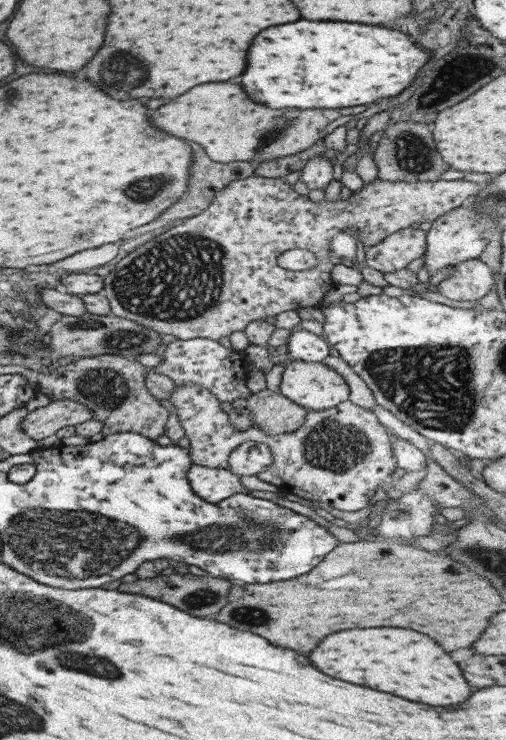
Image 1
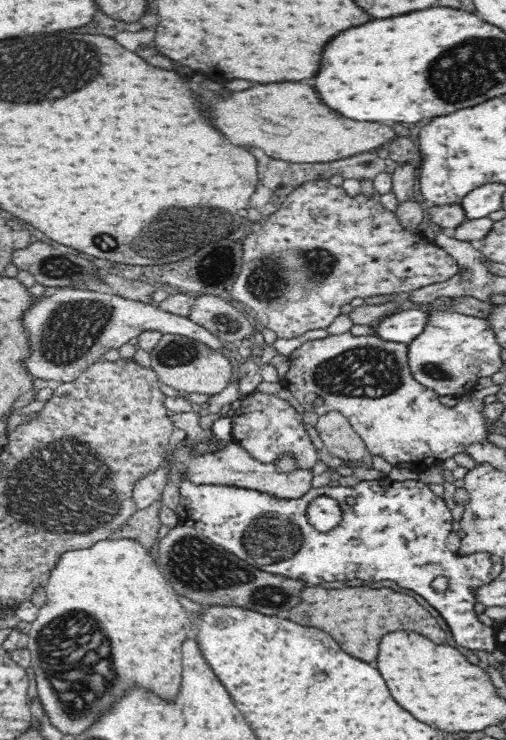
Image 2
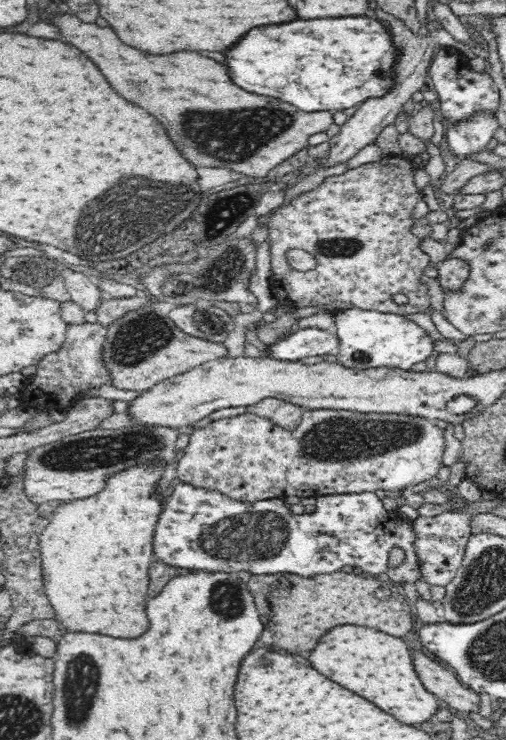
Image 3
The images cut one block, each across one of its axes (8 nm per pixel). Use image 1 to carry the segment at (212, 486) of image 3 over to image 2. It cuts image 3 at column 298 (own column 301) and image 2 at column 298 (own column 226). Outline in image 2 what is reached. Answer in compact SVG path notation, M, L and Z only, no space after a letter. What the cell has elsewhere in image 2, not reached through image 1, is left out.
M252 392L241 402L240 408L230 413L232 421L233 439L238 443L252 458L264 463L273 463L280 455L292 453L296 457L298 468L311 470L316 464L316 451L306 432L304 421L301 415L296 412L286 400L270 394Z

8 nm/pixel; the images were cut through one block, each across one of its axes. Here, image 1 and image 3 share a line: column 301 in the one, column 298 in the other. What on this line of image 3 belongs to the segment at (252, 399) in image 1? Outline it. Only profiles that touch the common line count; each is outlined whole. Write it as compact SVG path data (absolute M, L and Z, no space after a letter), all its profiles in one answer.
M268 397L246 407L246 410L248 413L257 414L272 421L284 430L294 430L302 422L305 408L278 398Z

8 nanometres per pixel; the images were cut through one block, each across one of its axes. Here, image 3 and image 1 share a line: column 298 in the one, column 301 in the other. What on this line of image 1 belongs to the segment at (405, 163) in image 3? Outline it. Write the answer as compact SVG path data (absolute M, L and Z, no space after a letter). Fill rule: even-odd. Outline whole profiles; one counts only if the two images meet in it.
M252 175L244 180L238 180L230 182L226 188L222 188L220 191L216 191L211 203L196 216L187 218L181 225L171 227L169 230L160 234L158 238L138 246L134 252L130 252L130 258L126 256L117 263L111 264L111 271L103 278L104 284L102 293L108 299L111 312L114 316L120 318L127 318L133 320L146 328L151 328L161 334L171 334L176 339L190 340L192 338L209 338L217 341L222 336L230 336L232 332L243 331L248 324L252 321L264 321L267 316L276 316L287 310L298 310L300 308L318 307L321 304L321 300L326 296L326 293L332 289L335 285L331 279L330 271L332 270L332 262L328 260L330 258L330 240L340 234L340 232L346 232L346 230L354 230L360 238L360 242L364 244L365 248L376 246L381 240L384 240L390 234L397 230L404 230L412 224L422 224L422 222L433 223L437 218L443 216L443 214L449 213L452 209L458 208L462 204L469 201L469 198L474 196L478 191L482 190L481 184L475 184L474 182L465 182L464 180L438 180L436 182L388 182L376 178L374 182L370 184L364 184L362 190L354 191L348 199L337 199L333 202L328 202L326 199L322 199L320 202L314 202L307 196L300 195L293 190L293 186L288 185L287 180L283 178L262 178L260 176ZM292 249L303 249L312 252L316 258L318 258L318 269L311 272L299 272L293 270L286 270L278 266L277 259L282 253Z

